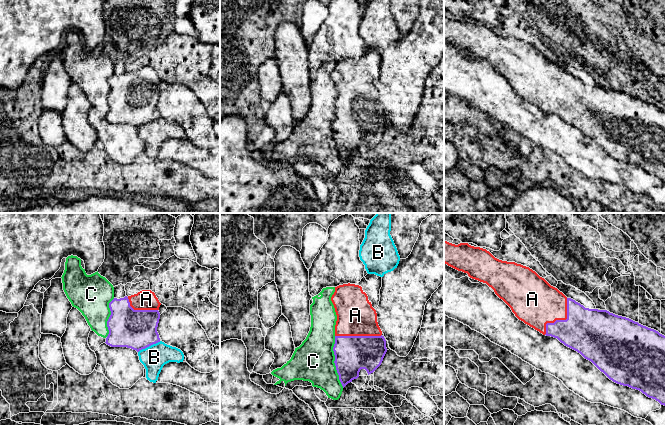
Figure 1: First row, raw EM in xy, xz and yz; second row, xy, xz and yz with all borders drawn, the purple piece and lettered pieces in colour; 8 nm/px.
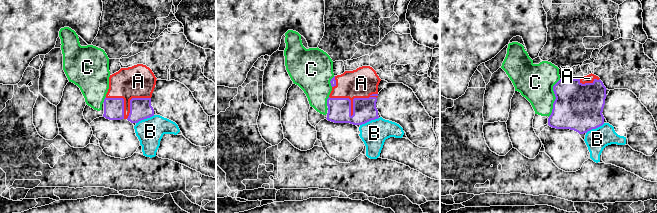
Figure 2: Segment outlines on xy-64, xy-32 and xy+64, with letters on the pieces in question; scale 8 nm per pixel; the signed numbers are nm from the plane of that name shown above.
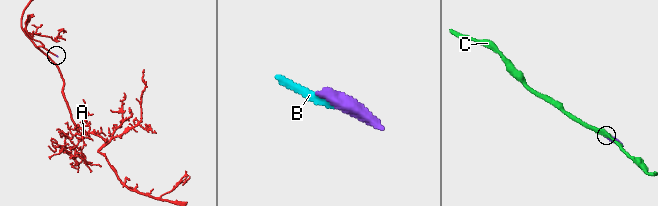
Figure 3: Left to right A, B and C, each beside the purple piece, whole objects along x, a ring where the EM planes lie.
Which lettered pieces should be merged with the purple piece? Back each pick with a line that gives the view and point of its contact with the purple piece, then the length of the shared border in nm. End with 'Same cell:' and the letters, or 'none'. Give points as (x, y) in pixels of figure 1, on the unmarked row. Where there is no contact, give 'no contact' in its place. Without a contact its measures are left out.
A: meets purple in yz at (561, 96); contact 340 nm long
Same cell: A

